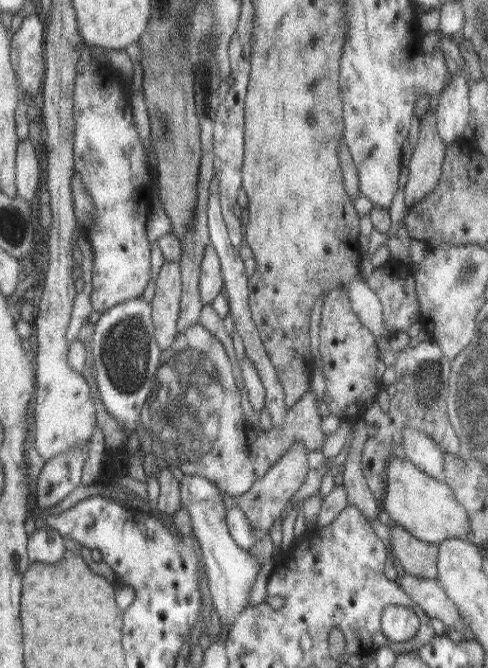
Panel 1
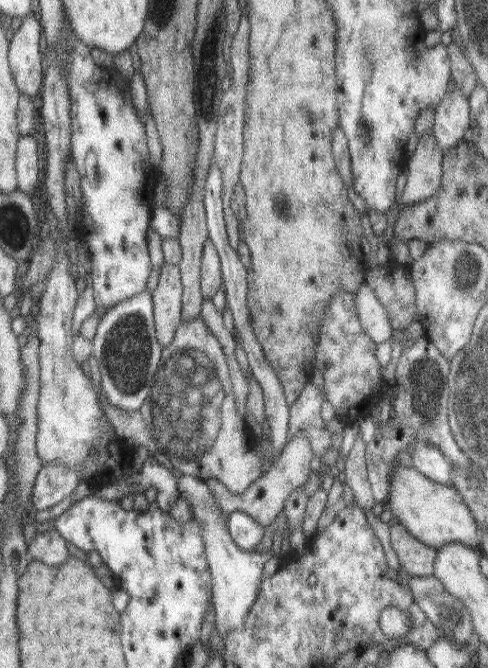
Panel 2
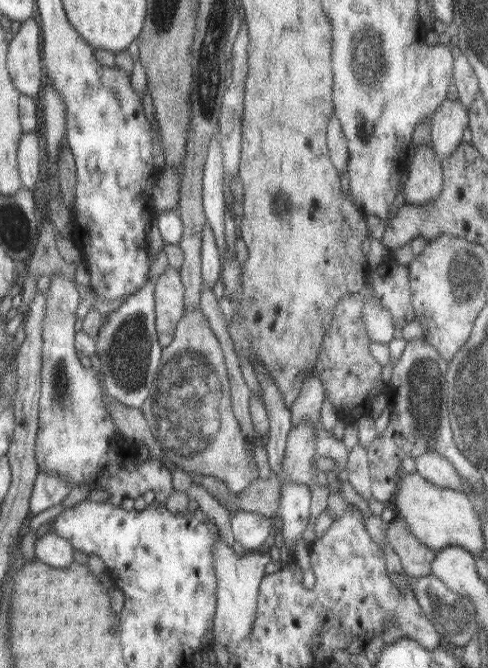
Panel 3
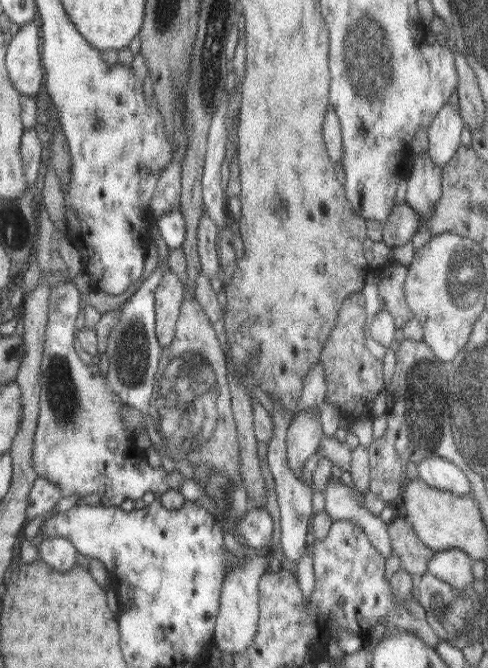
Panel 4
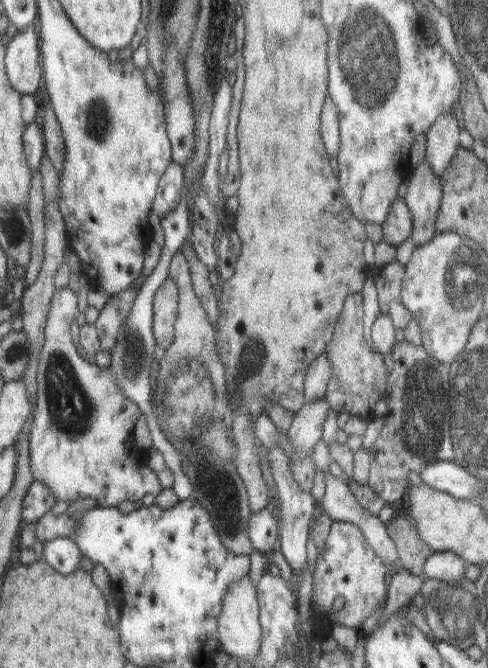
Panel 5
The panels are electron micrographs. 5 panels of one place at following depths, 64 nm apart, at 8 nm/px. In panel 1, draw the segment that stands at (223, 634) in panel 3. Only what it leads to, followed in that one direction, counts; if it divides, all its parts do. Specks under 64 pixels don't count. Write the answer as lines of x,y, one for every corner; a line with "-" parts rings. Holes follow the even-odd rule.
183,474
183,478
179,480
179,488
181,488
181,504
183,504
181,508
189,512
193,534
201,546
201,556
207,570
213,606
219,614
221,624
231,626
235,618
241,616
241,612
245,610
249,602
249,588
257,580
261,566
257,564
257,558
249,556
247,550
241,548
231,536
227,526
227,506
223,494
211,480
205,480
203,476

